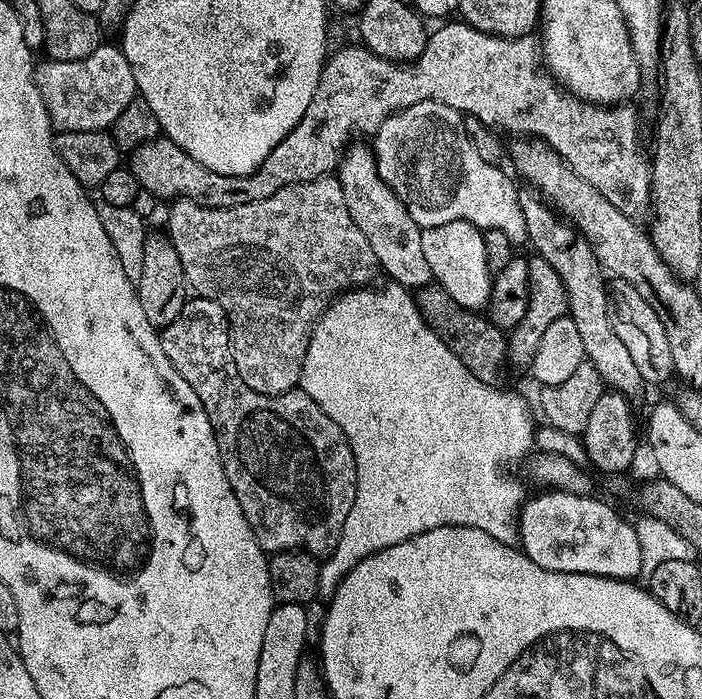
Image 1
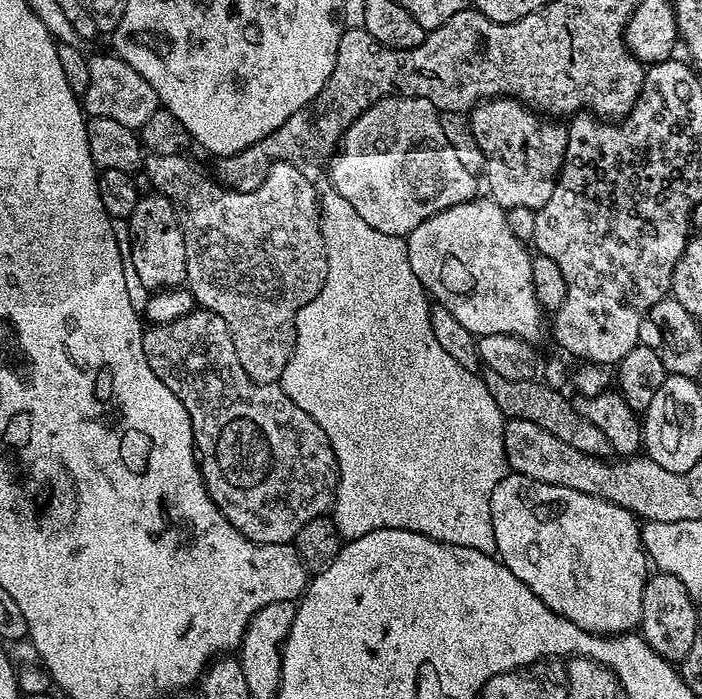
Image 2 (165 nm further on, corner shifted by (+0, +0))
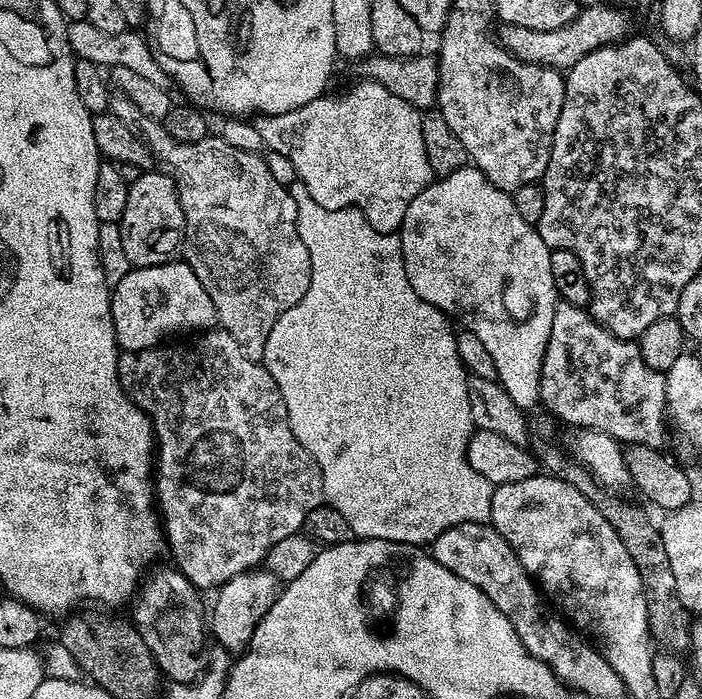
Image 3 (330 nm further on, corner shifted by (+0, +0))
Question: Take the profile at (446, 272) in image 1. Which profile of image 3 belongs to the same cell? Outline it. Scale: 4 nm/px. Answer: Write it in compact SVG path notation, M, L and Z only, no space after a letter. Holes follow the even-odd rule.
M465 166L456 172L451 172L448 176L441 176L433 179L410 202L410 207L406 209L406 218L402 218L398 225L398 235L402 246L402 258L406 266L406 278L410 278L410 286L430 306L434 306L439 312L447 314L453 321L460 320L460 328L466 332L478 334L482 346L486 346L490 358L494 358L496 367L496 380L514 398L514 402L520 408L531 410L540 404L540 375L542 374L542 358L546 354L546 342L550 342L550 326L554 326L554 310L558 303L556 287L554 286L554 274L550 274L550 254L552 249L546 242L542 242L539 227L527 224L525 219L518 214L518 209L514 206L511 195L504 192L494 182L490 182L475 166Z

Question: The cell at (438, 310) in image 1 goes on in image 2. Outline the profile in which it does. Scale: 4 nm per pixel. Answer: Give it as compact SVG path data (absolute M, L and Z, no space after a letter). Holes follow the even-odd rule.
M485 371L482 379L484 385L490 390L490 398L494 398L494 402L498 402L505 417L534 422L534 426L542 426L542 430L554 434L554 438L562 438L562 442L566 442L566 446L574 446L574 450L582 450L582 454L605 458L613 455L610 442L606 442L606 434L602 434L602 430L598 430L598 426L594 426L594 422L590 422L590 418L583 416L579 407L575 403L571 404L563 396L565 393L561 389L550 388L547 383L536 378L511 380L502 378L502 374L494 374L490 371Z

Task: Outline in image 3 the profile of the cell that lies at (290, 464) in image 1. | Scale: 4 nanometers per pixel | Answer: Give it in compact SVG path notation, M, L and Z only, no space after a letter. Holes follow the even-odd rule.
M204 330L185 340L188 340L185 344L165 342L157 347L137 352L121 351L118 358L118 378L125 396L130 397L152 421L154 500L158 505L167 551L169 553L172 551L171 563L196 588L216 590L230 578L243 572L251 572L257 566L263 565L268 552L275 544L282 542L282 538L290 538L296 532L301 531L310 510L325 503L324 487L318 462L314 462L306 446L302 446L302 442L294 438L294 430L290 430L286 402L282 402L278 382L270 378L263 363L246 358L246 354L242 354L242 346L238 346L238 342L234 342L232 335L223 330Z

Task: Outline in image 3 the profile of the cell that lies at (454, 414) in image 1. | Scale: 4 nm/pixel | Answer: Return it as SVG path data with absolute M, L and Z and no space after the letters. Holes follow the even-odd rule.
M296 182L293 185L290 191L296 203L296 229L302 242L306 242L306 250L310 250L310 290L306 290L306 294L302 294L297 304L290 306L290 310L286 310L278 318L278 322L274 322L274 330L270 330L270 338L266 338L262 363L270 378L278 382L278 390L282 394L282 402L286 402L288 421L290 430L294 430L294 438L298 438L298 442L306 446L314 462L318 462L326 503L346 518L353 537L361 540L389 540L399 544L428 546L436 540L438 534L459 524L489 523L492 519L494 486L486 478L482 478L482 474L478 474L478 470L474 470L474 466L470 466L468 461L468 443L474 431L468 397L470 373L460 361L456 349L457 333L452 332L453 325L449 317L430 306L430 302L418 298L414 286L410 286L410 278L406 278L400 238L396 232L380 231L369 217L363 216L355 208L339 208L336 212L326 210L318 206L314 198L310 198L304 184Z

